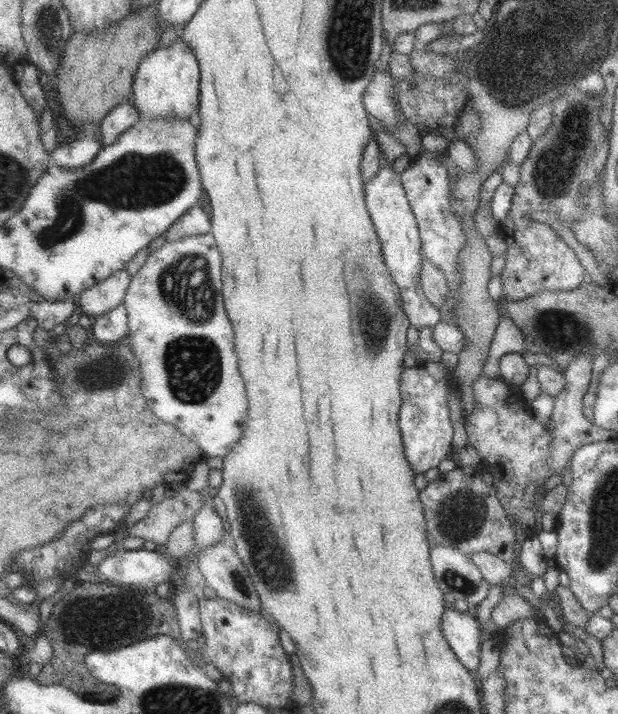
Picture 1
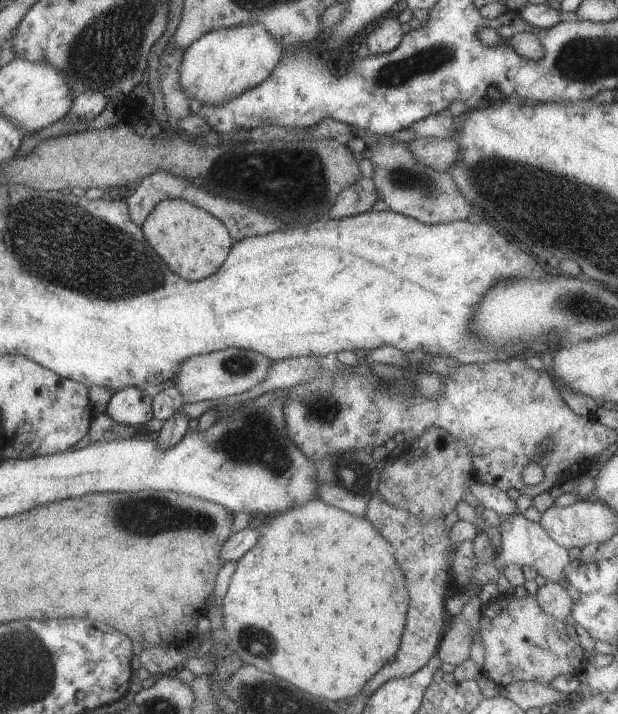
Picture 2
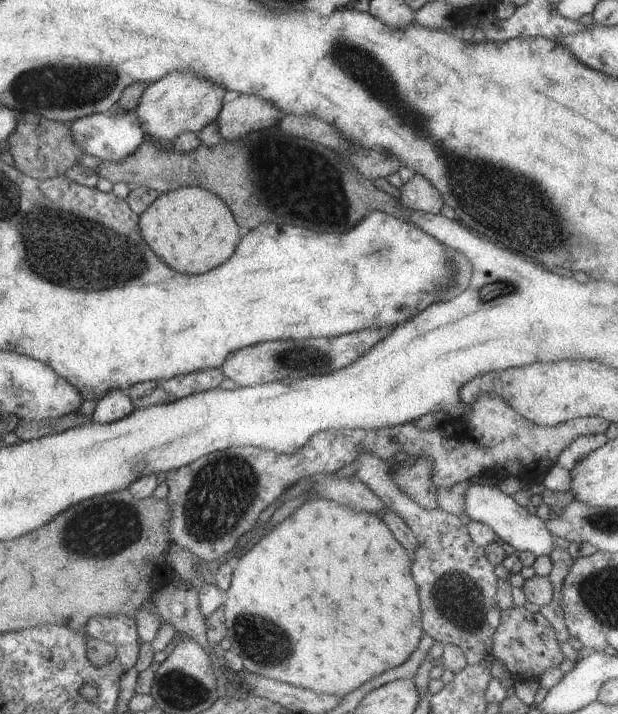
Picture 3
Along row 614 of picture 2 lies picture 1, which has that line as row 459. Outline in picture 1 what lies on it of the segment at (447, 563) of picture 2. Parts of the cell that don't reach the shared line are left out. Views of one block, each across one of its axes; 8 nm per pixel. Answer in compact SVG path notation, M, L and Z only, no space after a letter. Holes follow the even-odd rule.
M423 365L404 367L400 374L400 395L401 404L398 414L398 428L402 438L402 447L405 458L415 474L423 474L429 468L435 468L440 460L447 459L451 453L451 436L453 434L452 425L447 412L446 396L449 392L454 392L454 386L448 381L436 381L425 371Z

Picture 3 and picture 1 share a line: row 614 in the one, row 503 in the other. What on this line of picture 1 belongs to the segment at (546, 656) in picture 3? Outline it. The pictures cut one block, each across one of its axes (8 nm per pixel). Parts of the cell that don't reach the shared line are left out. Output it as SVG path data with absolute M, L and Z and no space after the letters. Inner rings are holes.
M481 375L473 381L474 409L464 418L467 440L487 466L492 476L492 487L511 523L531 533L535 524L535 513L540 508L546 479L550 476L548 452L550 434L541 428L534 416L522 407L509 404L508 383L487 379Z

